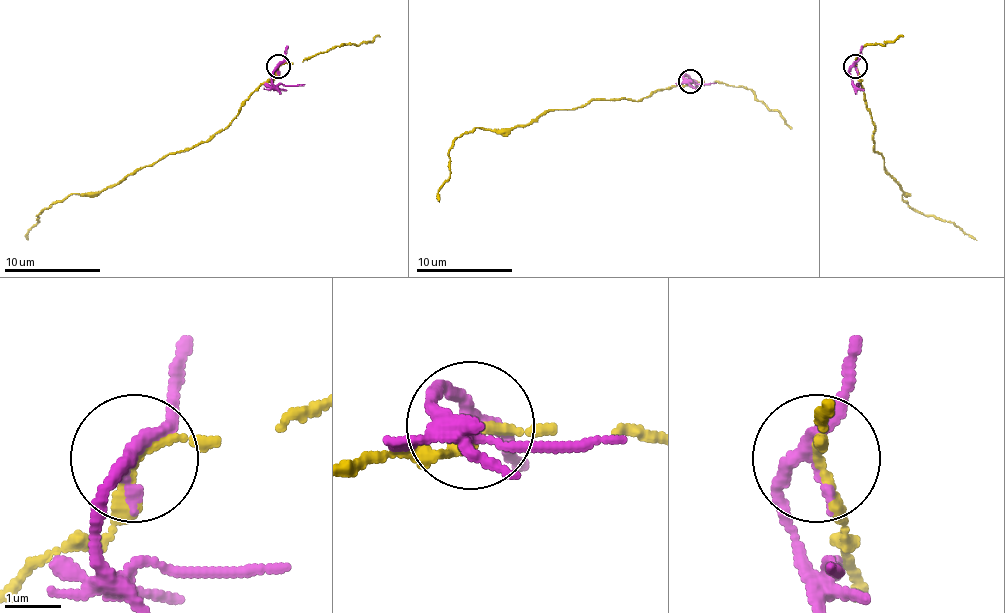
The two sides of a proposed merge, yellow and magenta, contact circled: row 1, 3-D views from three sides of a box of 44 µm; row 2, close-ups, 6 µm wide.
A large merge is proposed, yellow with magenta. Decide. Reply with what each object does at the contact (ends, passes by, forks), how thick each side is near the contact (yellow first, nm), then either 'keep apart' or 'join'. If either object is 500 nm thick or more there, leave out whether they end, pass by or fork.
yellow passes by | magenta passes by | 160/260 nm | keep apart

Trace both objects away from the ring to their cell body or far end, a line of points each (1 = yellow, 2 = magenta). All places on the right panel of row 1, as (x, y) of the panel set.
1: (854, 66), (871, 116), (874, 149), (900, 183), (907, 202), (926, 214), (953, 221), (977, 241)
2: (854, 66), (850, 70), (857, 85)

